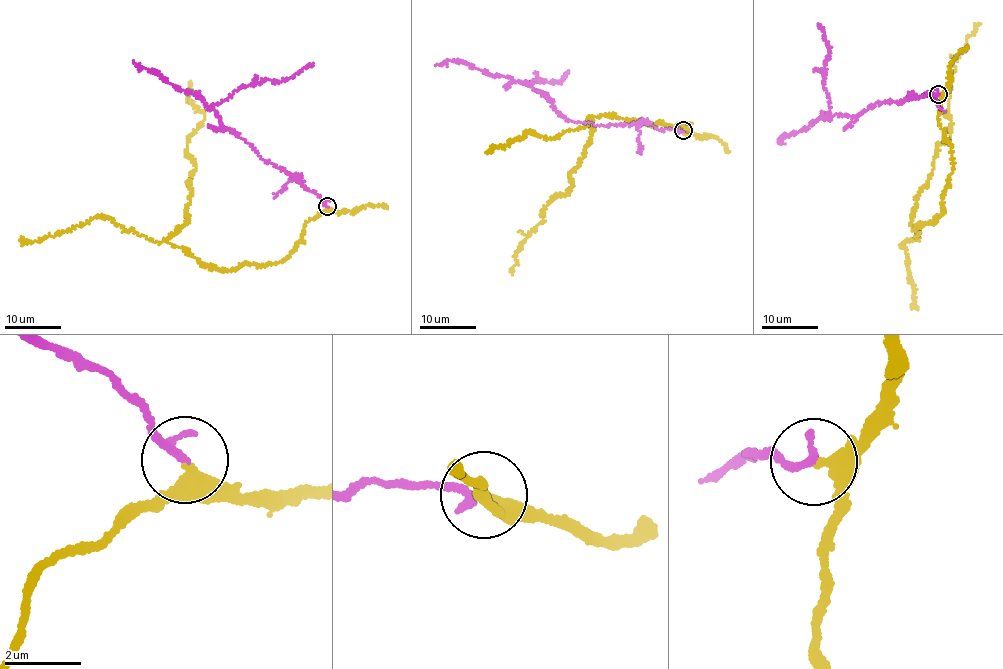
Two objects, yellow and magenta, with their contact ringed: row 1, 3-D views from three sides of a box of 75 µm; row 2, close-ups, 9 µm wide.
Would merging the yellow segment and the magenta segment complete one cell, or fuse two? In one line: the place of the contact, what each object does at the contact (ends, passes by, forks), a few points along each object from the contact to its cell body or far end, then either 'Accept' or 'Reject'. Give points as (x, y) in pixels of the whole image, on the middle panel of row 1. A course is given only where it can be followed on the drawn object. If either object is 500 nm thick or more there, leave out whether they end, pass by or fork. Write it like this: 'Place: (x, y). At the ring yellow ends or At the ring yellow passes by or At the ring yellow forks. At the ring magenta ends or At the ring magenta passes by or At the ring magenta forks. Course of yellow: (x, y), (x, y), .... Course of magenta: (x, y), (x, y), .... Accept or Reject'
Place: (683, 130). At the ring yellow passes by. At the ring magenta ends. Course of yellow: (683, 130), (589, 118), (572, 187), (541, 210), (513, 274). Course of magenta: (682, 131), (642, 122), (575, 122), (559, 115), (526, 84), (557, 83), (567, 72). Reject

